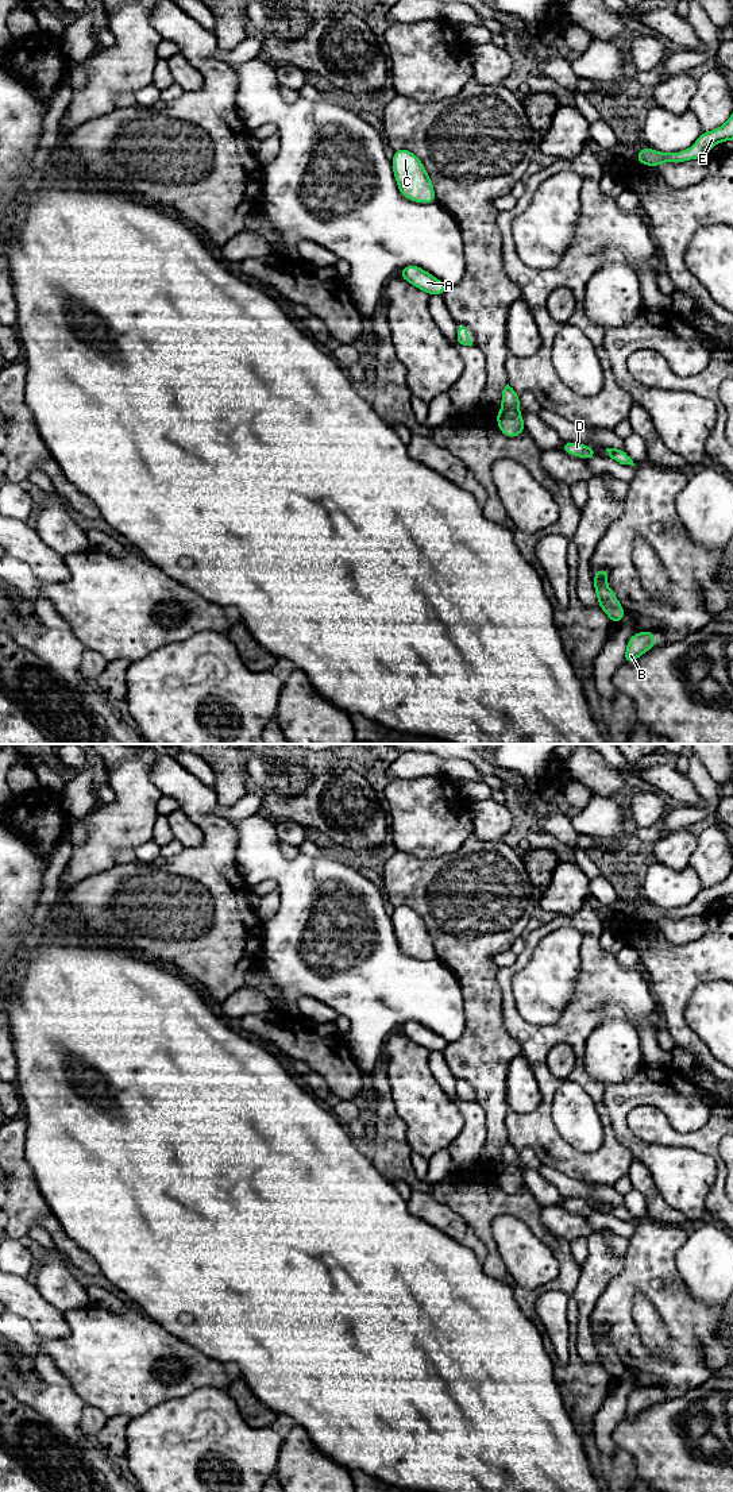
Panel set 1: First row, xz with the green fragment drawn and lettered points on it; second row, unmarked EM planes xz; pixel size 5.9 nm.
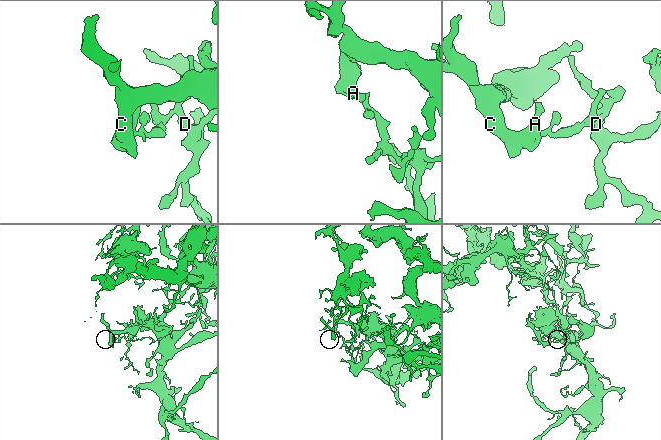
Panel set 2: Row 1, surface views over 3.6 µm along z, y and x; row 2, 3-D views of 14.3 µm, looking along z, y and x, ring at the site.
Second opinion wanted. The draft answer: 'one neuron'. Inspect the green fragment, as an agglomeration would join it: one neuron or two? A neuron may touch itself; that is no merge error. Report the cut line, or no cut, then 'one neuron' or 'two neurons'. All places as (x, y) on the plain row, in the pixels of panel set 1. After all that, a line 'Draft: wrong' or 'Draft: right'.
xz (502, 1164), (517, 1167) | two neurons
Draft: wrong

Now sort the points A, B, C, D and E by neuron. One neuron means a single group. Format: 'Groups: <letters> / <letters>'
Groups: A C / B D E

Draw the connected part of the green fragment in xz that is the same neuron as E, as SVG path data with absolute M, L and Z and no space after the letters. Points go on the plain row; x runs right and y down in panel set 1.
M733 870L724 882L701 888L695 899L687 906L666 910L649 903L643 903L637 907L636 917L640 921L657 925L663 918L682 920L697 914L706 914L713 902L726 897L733 897Z

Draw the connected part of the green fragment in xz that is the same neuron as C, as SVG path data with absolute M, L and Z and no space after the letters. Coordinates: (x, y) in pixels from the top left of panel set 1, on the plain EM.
M406 905L394 906L391 922L398 947L405 955L421 960L437 957L431 933L416 910Z

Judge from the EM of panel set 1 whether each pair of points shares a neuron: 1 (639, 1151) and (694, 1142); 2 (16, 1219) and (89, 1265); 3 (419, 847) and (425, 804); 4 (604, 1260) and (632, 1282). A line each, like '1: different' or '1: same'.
1: different
2: same
3: same
4: different

